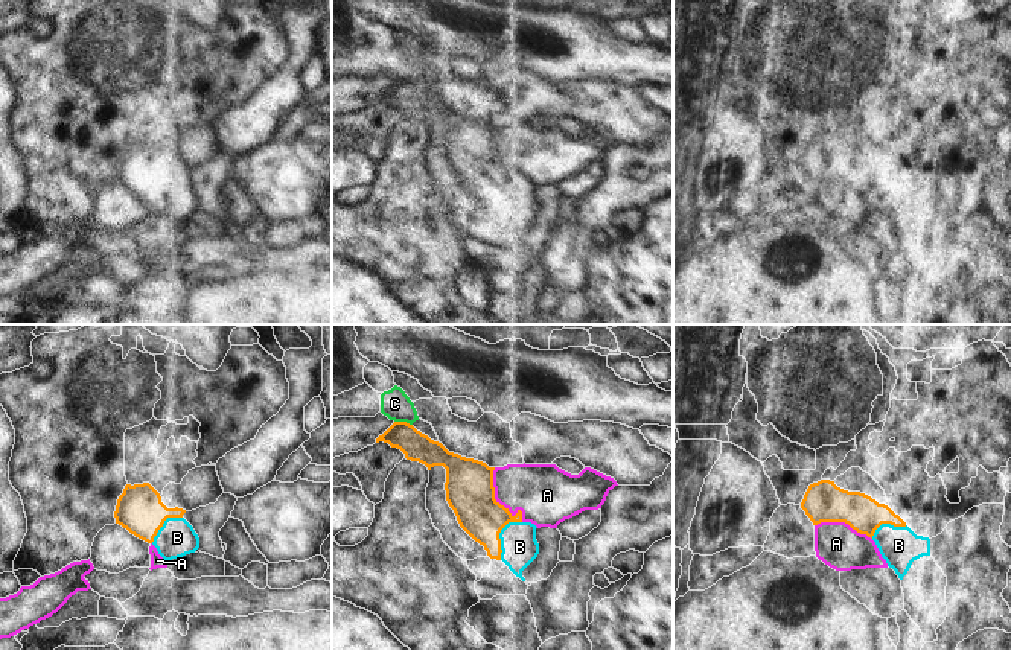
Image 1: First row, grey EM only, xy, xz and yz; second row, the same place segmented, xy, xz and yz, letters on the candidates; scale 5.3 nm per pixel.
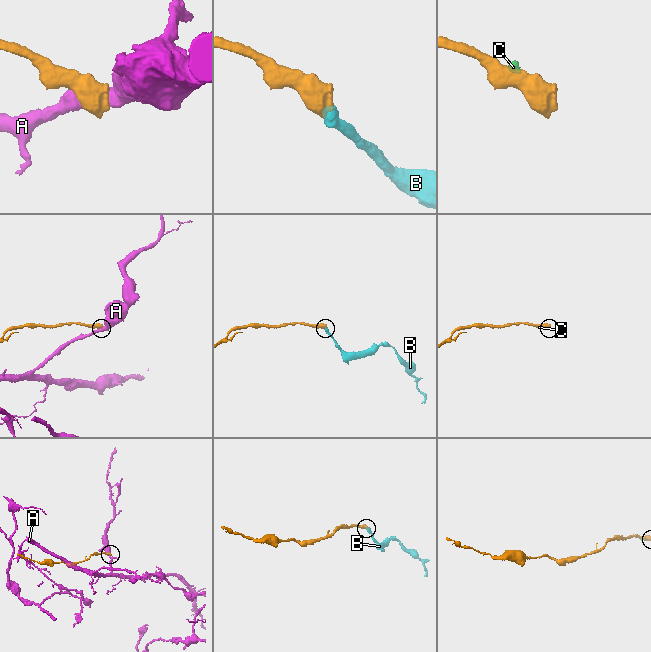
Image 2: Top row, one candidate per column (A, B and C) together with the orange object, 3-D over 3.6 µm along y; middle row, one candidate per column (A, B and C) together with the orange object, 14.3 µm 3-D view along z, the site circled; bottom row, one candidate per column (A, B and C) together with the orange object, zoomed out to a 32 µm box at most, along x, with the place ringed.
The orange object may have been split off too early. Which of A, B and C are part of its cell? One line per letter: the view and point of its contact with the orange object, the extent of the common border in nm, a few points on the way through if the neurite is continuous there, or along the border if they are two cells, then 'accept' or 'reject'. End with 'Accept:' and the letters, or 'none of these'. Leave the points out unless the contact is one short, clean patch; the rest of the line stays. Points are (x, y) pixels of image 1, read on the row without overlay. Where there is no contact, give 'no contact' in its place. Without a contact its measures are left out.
A: contact xz (498, 162); length 320 nm; reject
B: contact xz (498, 194); length 240 nm; way xz (472, 154), (477, 171), (498, 194), (519, 206); accept
C: contact xz (404, 81); length 100 nm; border xz (395, 79), (404, 79), (411, 84); reject
Accept: B

